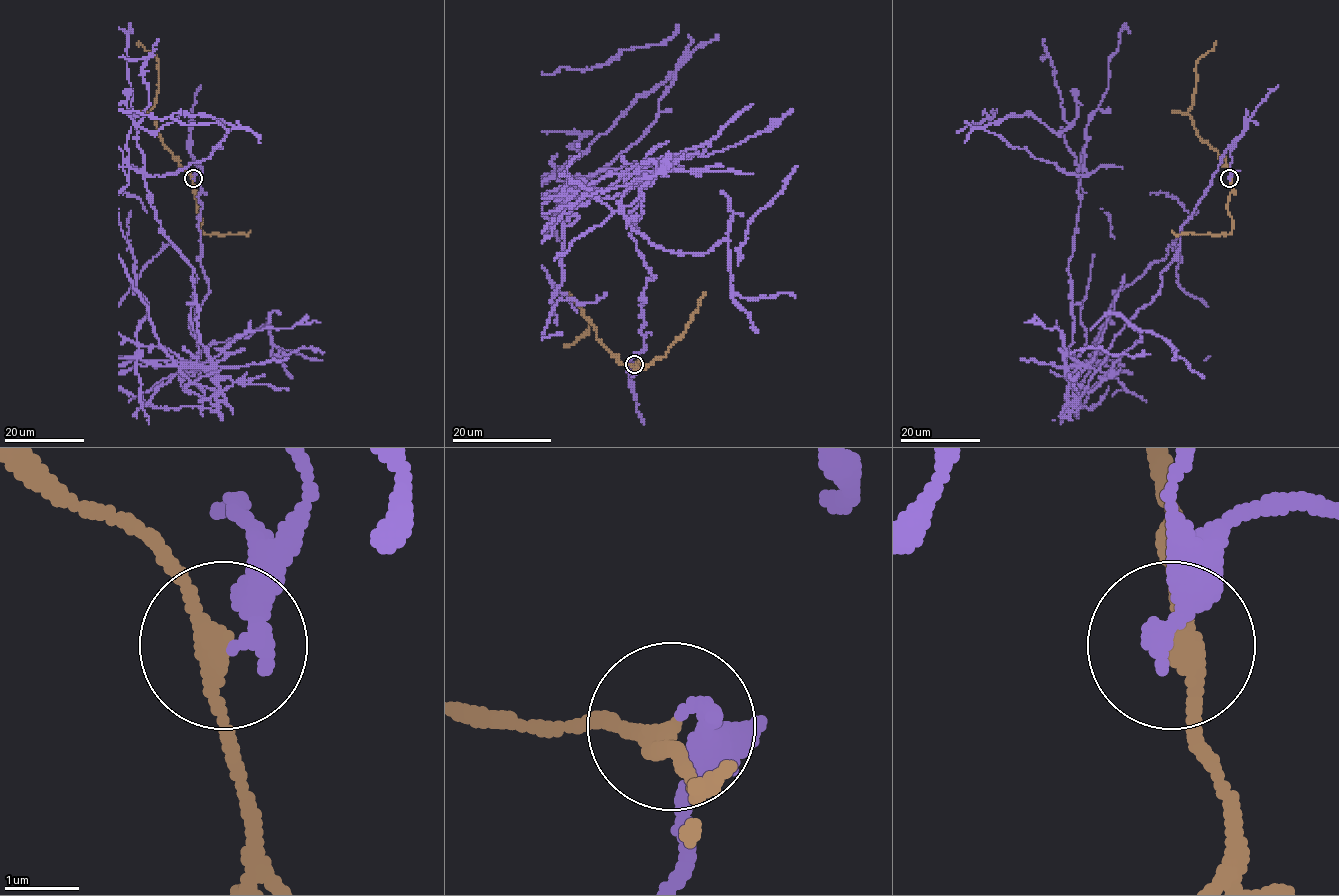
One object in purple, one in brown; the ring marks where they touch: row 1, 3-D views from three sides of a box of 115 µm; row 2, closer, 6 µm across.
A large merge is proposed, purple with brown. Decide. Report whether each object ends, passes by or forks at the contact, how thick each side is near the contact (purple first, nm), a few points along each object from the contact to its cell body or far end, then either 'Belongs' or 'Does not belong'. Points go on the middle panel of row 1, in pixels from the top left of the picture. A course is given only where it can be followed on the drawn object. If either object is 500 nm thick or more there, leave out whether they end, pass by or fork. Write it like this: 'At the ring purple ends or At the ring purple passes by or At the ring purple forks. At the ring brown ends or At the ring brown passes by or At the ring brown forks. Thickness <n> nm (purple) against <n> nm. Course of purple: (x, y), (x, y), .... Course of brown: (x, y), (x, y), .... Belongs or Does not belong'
At the ring purple ends. At the ring brown passes by. Thickness 300 nm (purple) against 260 nm. Course of purple: (634, 364), (668, 155), (571, 180), (684, 59), (567, 164), (582, 135), (541, 132). Course of brown: (634, 364), (620, 364), (596, 336), (596, 328), (582, 312), (592, 323), (575, 343), (566, 346). Does not belong

